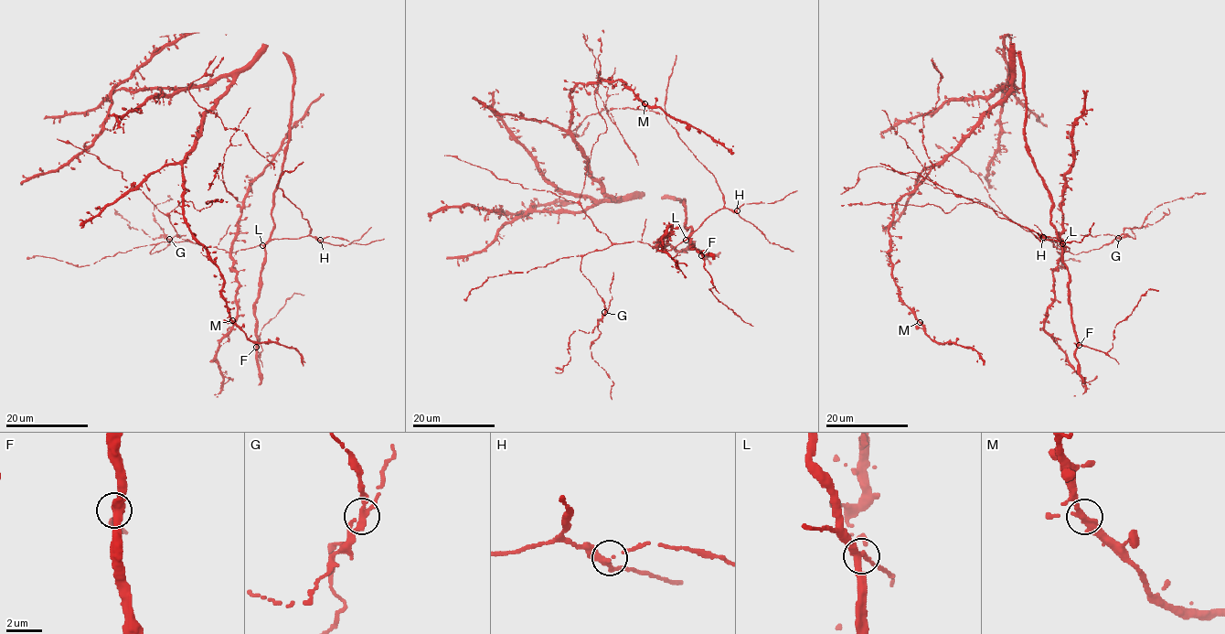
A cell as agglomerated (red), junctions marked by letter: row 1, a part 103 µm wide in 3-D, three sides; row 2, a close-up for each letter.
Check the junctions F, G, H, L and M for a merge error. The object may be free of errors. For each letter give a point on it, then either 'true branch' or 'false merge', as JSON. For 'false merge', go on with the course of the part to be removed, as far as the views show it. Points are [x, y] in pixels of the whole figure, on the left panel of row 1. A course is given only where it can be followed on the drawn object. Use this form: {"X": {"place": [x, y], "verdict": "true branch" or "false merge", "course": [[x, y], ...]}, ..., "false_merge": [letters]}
{"F": {"place": [256, 347], "verdict": "true branch"}, "G": {"place": [169, 239], "verdict": "false merge", "course": [[168, 239], [161, 235], [153, 240], [141, 229], [130, 228], [128, 221], [114, 209]]}, "H": {"place": [320, 240], "verdict": "true branch"}, "L": {"place": [262, 245], "verdict": "true branch"}, "M": {"place": [232, 320], "verdict": "true branch"}, "false_merge": ["G"]}

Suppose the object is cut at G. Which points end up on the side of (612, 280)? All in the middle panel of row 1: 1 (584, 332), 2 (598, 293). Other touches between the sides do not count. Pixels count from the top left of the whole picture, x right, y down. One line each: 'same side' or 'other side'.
1: same side
2: other side

